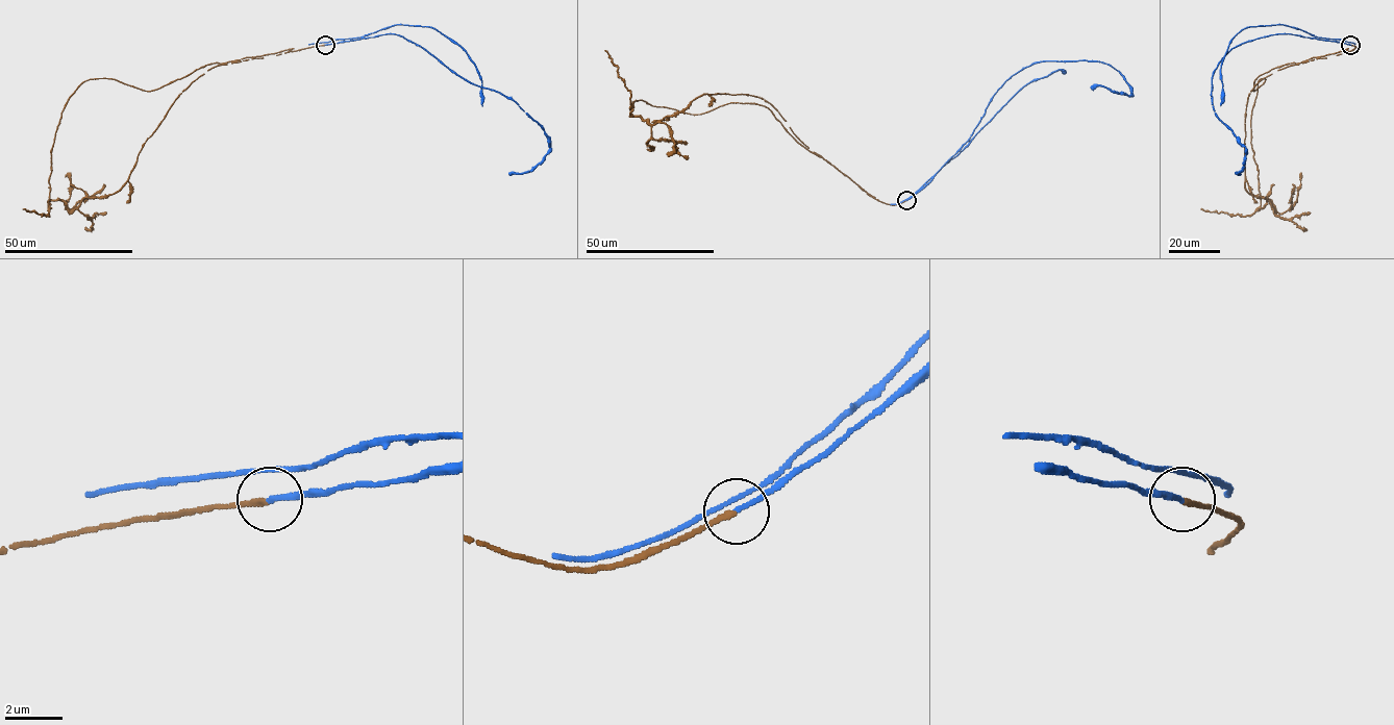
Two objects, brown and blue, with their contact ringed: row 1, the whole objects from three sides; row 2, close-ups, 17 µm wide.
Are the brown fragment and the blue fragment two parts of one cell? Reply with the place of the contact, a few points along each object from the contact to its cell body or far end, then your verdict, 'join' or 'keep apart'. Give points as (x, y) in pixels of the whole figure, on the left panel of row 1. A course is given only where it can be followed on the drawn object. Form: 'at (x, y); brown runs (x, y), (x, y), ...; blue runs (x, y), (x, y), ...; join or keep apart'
at (325, 45); brown runs (325, 45), (213, 63), (150, 91), (84, 80), (55, 132), (49, 206), (121, 188), (204, 74); blue runs (325, 45), (389, 33), (401, 35), (464, 78), (511, 97), (541, 126), (550, 146), (531, 170), (509, 175); join

